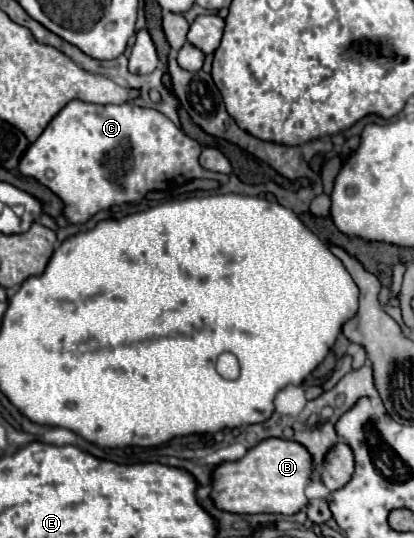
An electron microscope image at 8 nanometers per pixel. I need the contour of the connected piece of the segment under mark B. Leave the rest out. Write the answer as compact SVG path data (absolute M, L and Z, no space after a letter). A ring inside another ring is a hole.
M264 439L238 461L220 463L212 473L212 501L228 513L282 513L292 515L306 507L304 487L312 473L310 453L294 441Z

